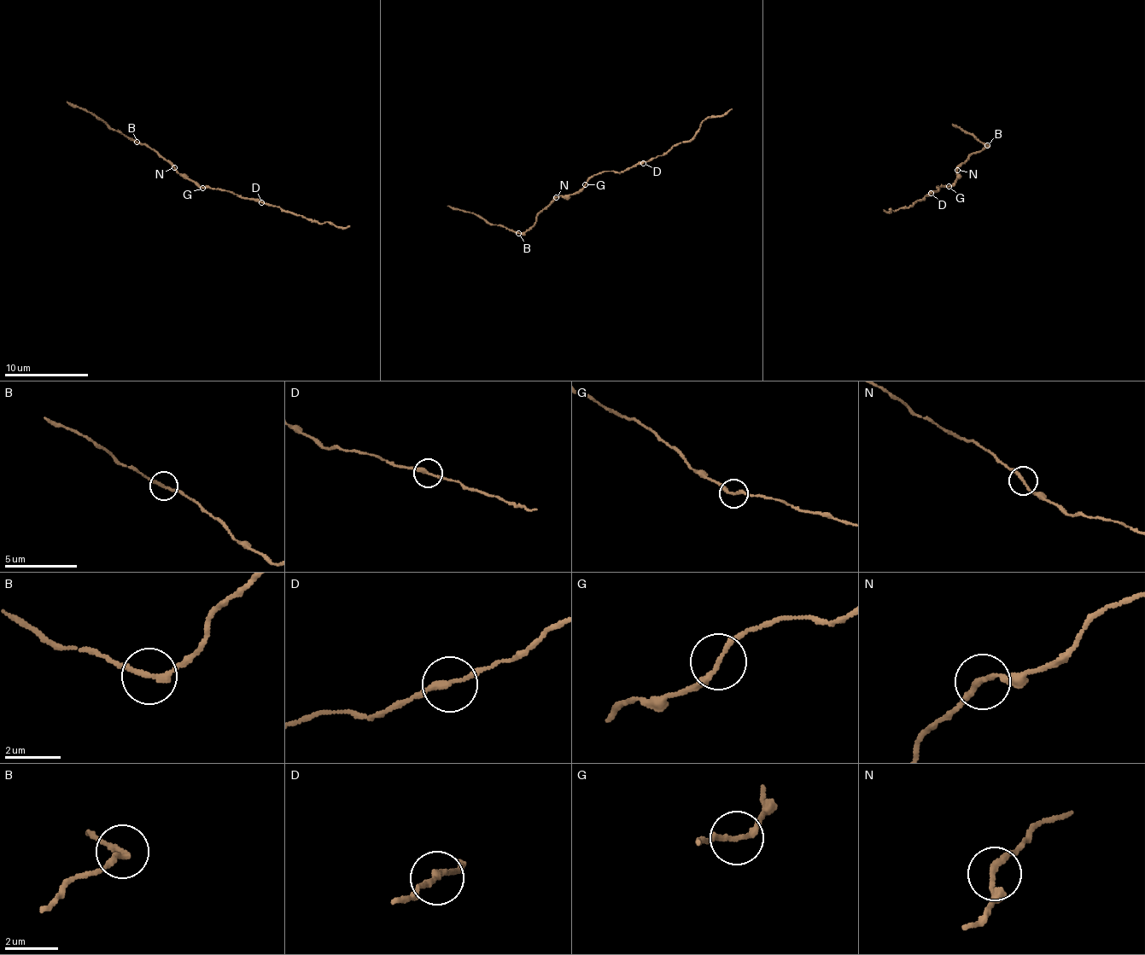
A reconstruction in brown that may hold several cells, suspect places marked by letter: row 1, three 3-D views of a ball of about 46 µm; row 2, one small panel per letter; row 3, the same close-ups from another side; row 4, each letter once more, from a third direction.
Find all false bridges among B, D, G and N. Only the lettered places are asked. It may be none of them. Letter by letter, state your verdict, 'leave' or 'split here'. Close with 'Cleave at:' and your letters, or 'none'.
B: split here
D: leave
G: leave
N: leave
Cleave at: B

